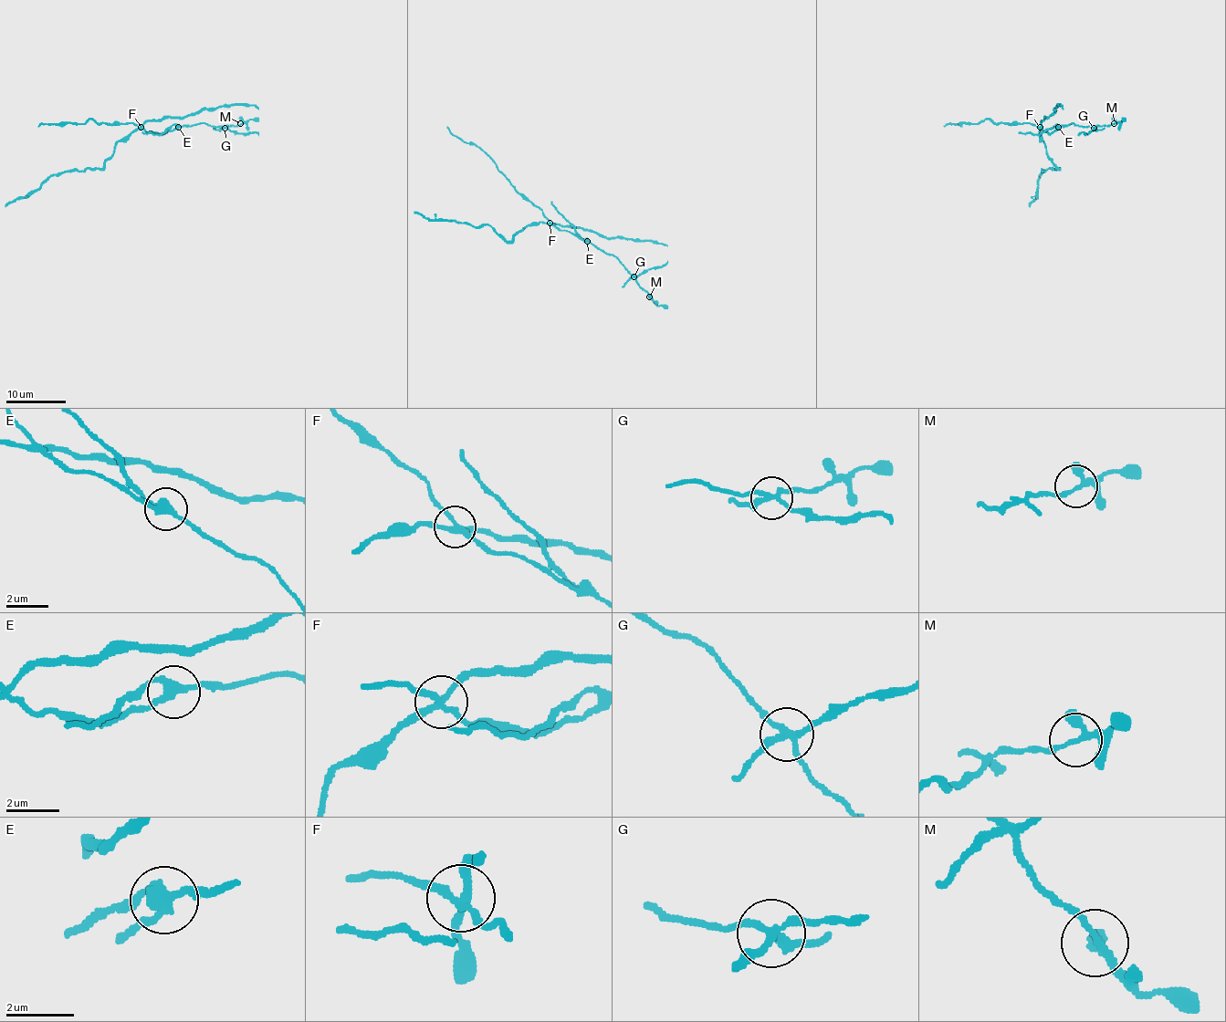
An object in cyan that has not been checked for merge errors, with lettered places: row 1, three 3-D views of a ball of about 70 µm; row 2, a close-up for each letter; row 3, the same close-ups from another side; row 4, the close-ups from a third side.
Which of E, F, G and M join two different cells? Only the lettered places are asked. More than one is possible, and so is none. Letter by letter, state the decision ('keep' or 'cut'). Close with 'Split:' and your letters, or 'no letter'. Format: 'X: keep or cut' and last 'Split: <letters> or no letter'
E: cut
F: keep
G: cut
M: keep
Split: E, G

